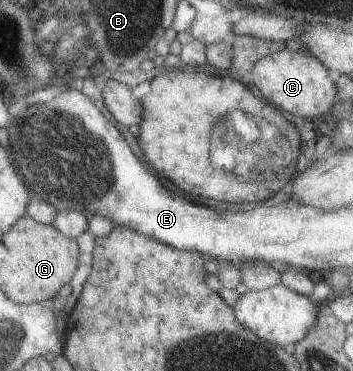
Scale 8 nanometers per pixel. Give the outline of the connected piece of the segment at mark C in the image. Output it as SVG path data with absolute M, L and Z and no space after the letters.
M283 49L263 56L255 62L247 79L255 84L259 92L275 107L309 120L323 117L332 109L333 102L336 101L334 75L306 50Z

